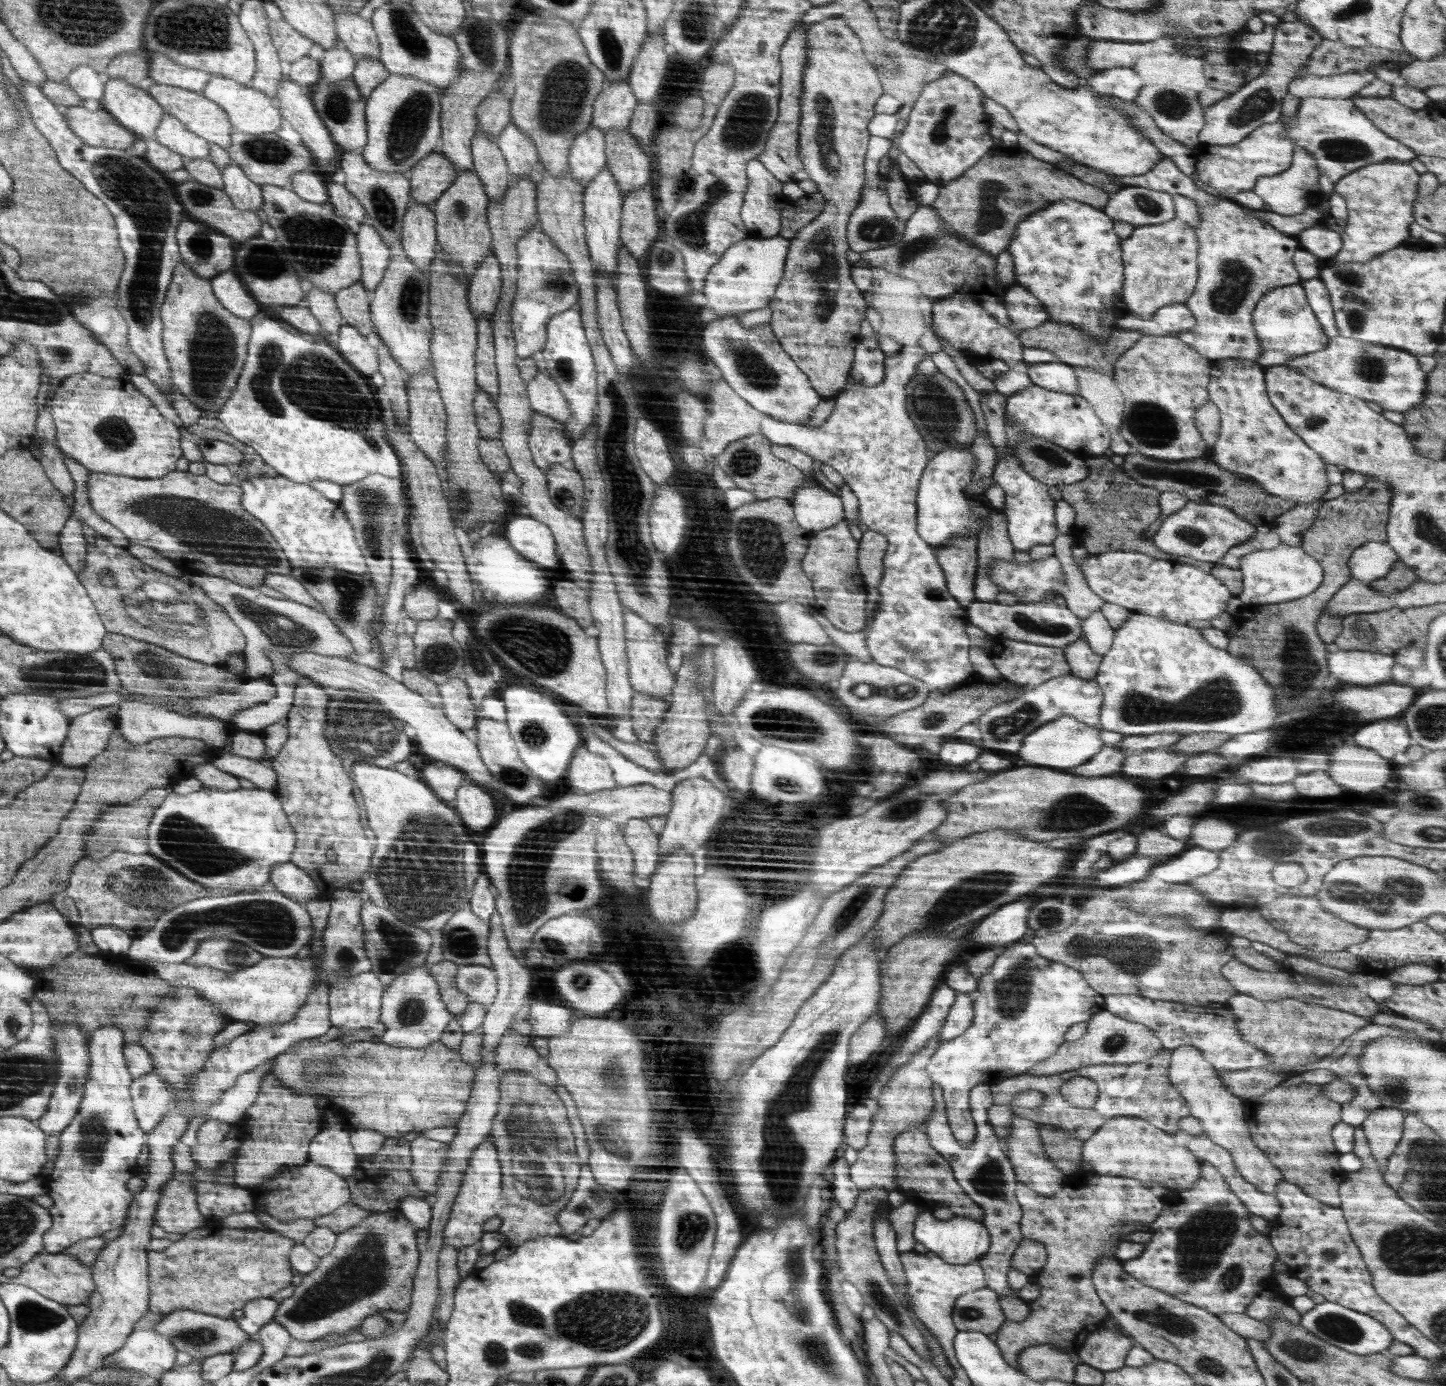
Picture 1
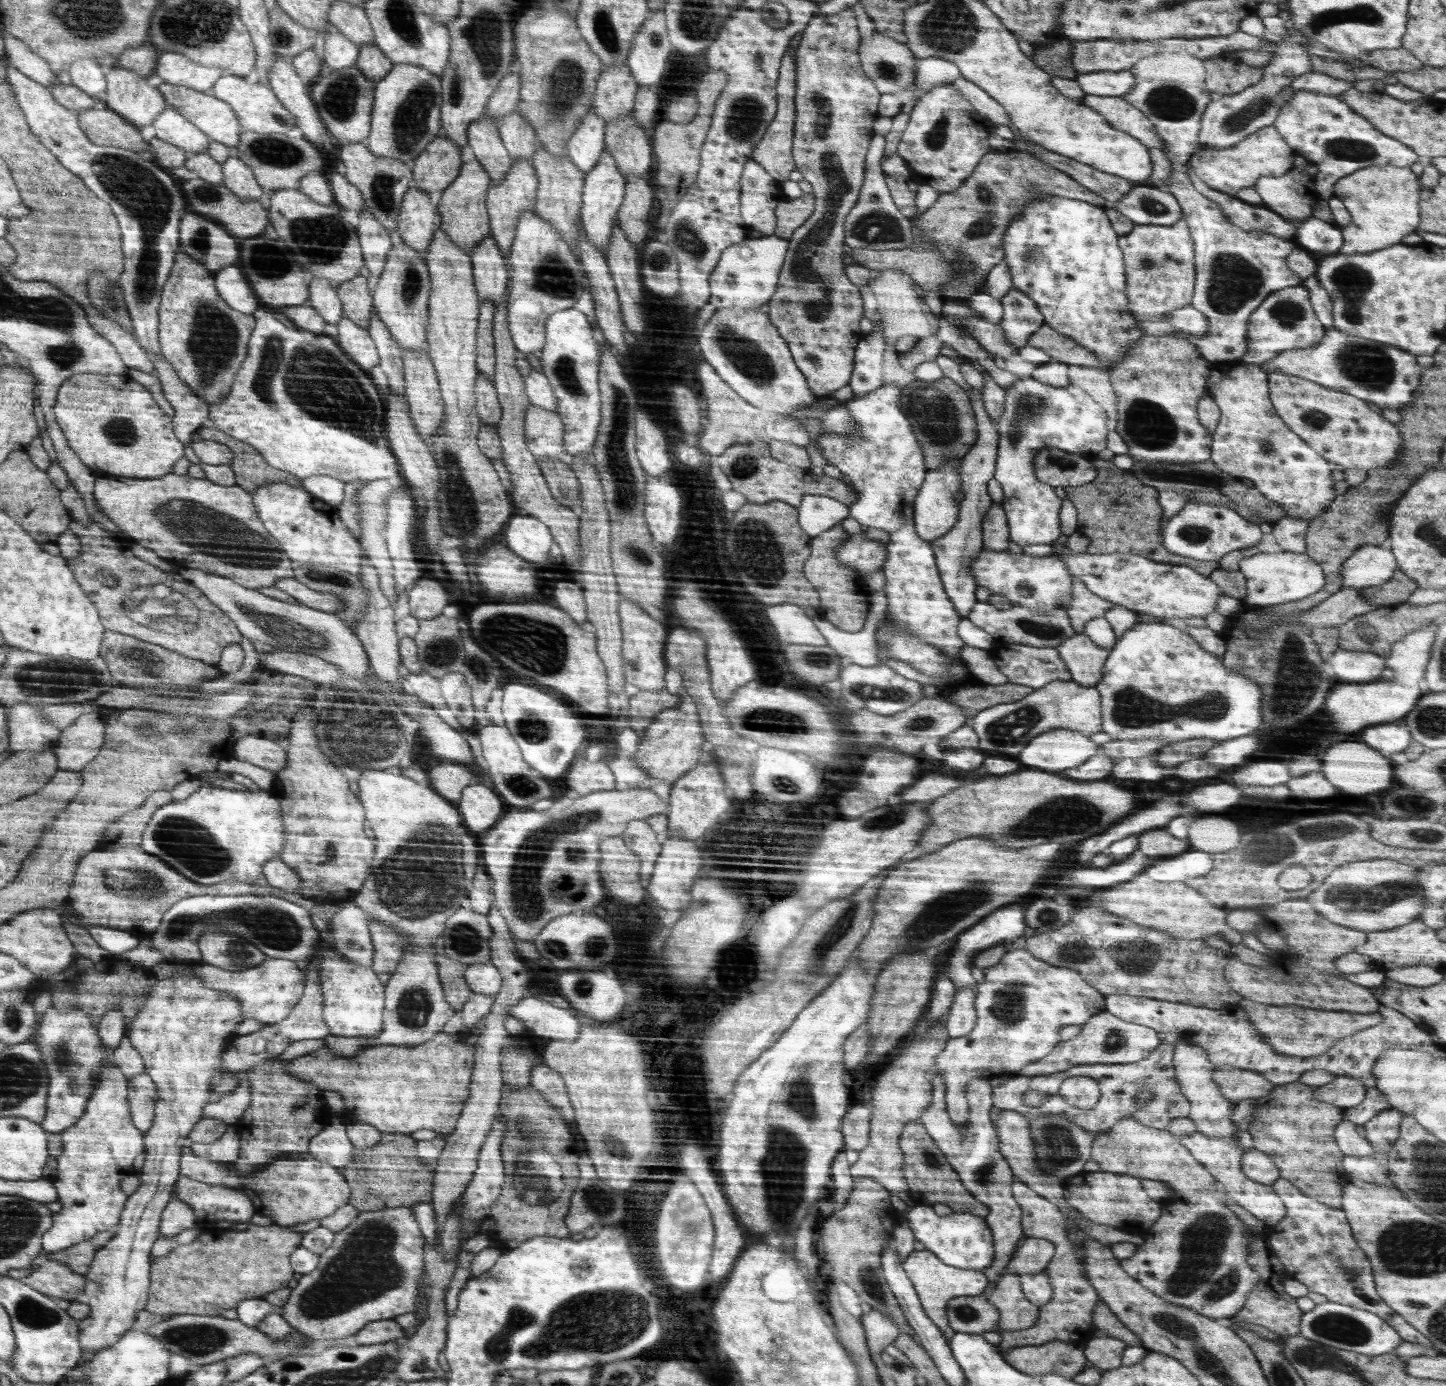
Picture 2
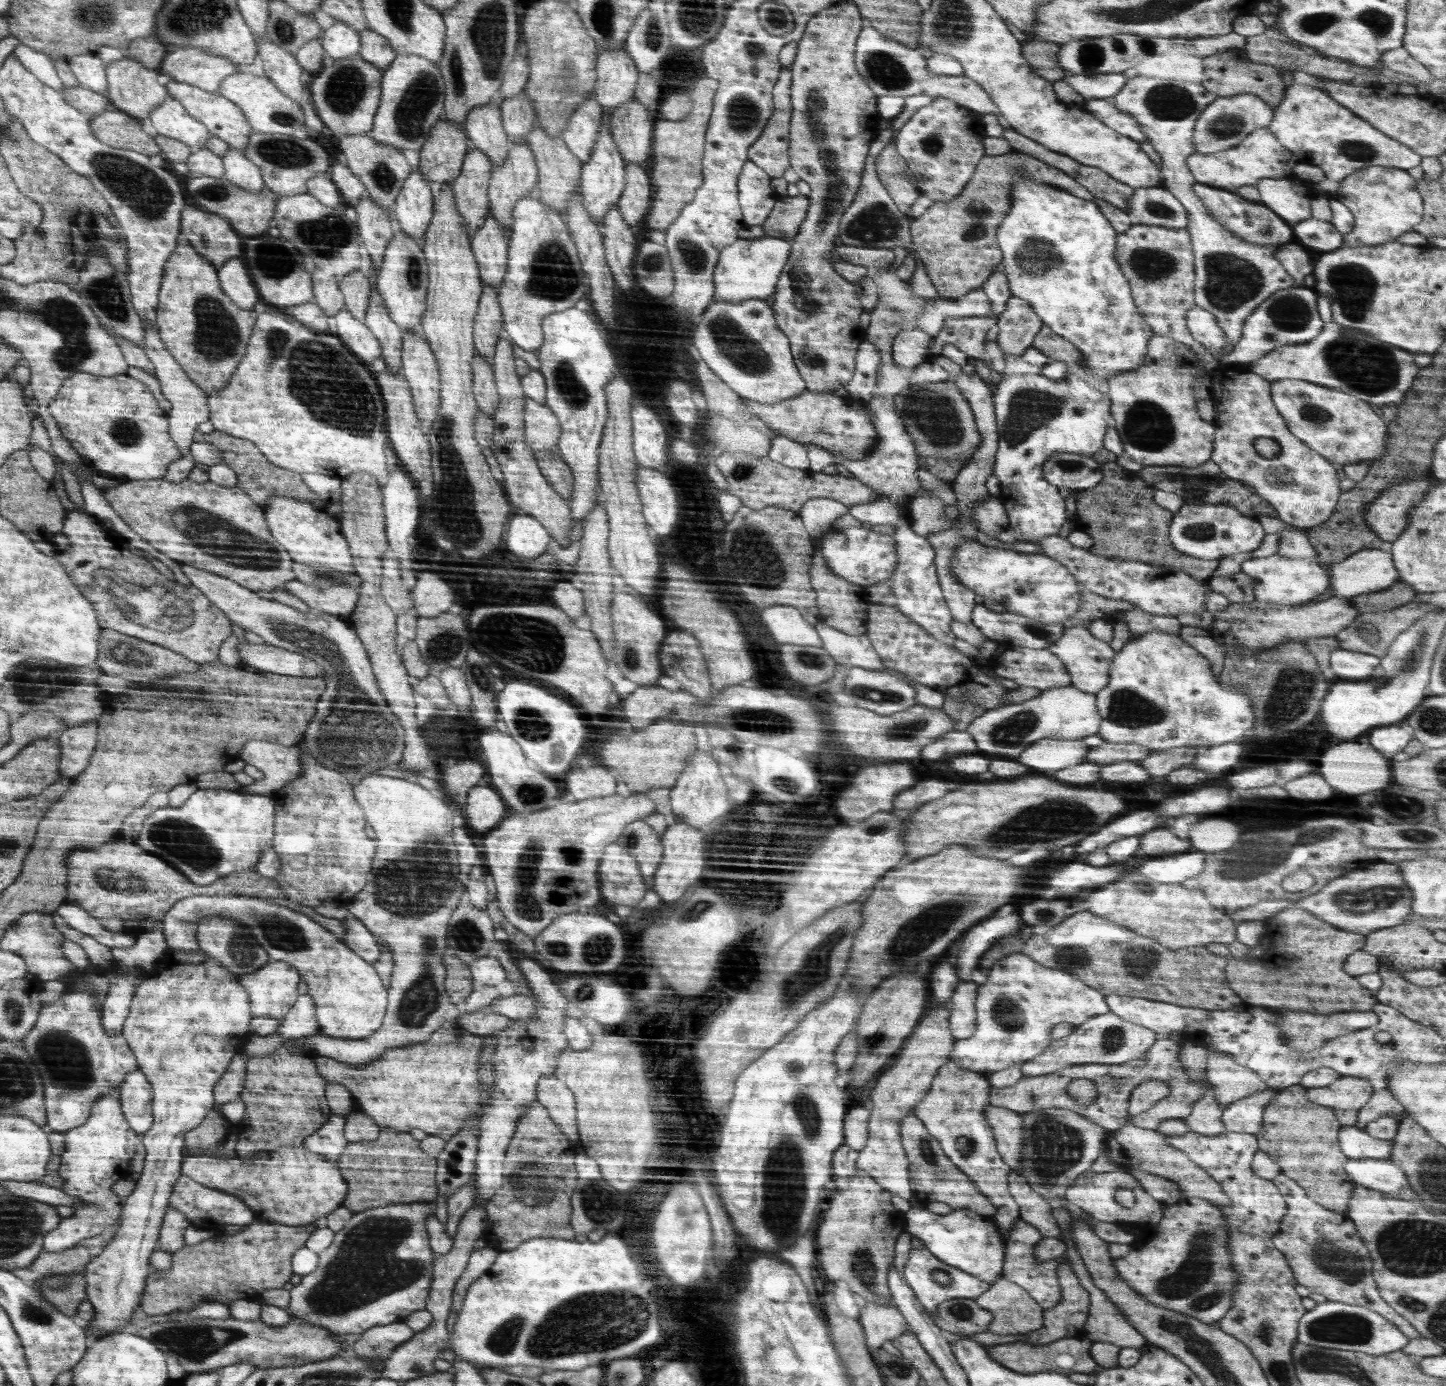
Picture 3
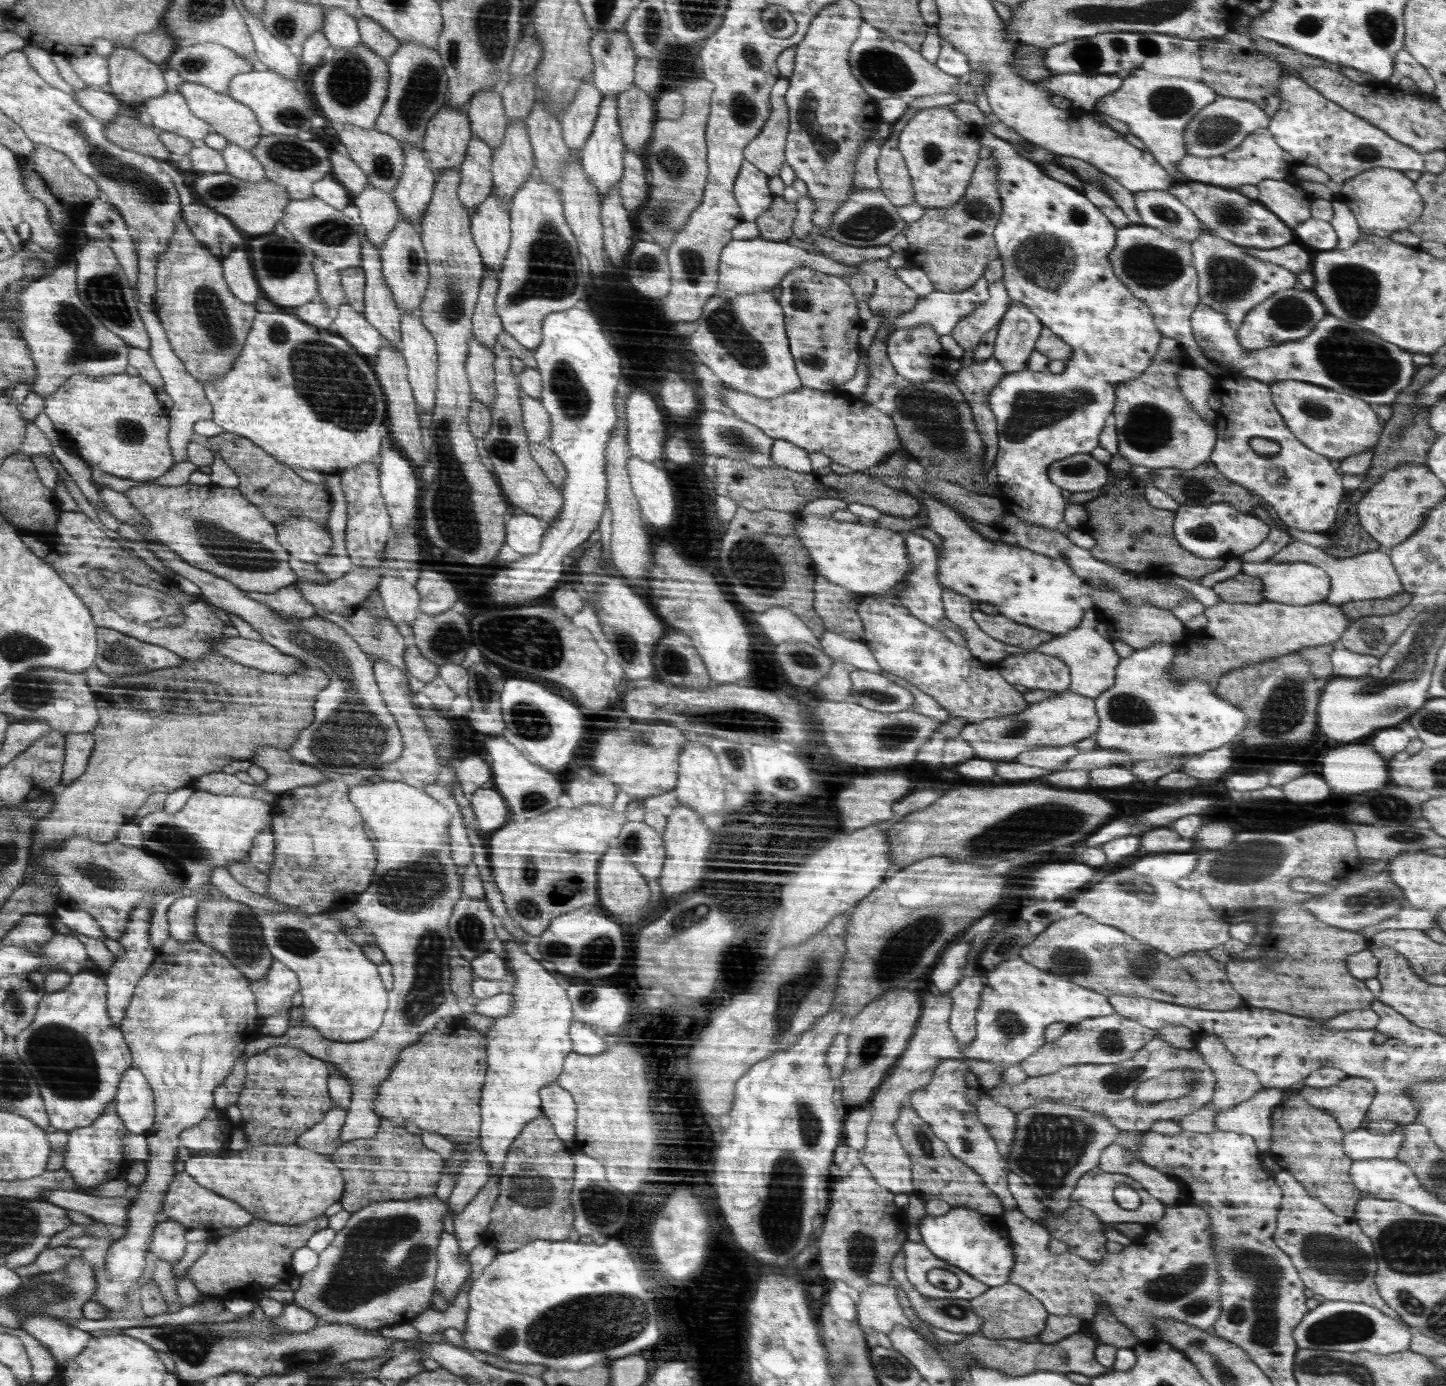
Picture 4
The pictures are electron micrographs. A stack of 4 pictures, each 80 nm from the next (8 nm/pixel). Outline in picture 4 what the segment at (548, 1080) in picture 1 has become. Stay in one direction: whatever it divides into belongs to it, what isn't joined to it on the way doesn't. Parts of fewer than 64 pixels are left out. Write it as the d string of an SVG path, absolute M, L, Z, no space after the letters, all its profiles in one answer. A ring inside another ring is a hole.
M557 1081L544 1086L540 1090L542 1112L554 1124L555 1133L559 1135L569 1147L574 1147L574 1126L576 1126L576 1104L570 1096L571 1092L560 1086Z

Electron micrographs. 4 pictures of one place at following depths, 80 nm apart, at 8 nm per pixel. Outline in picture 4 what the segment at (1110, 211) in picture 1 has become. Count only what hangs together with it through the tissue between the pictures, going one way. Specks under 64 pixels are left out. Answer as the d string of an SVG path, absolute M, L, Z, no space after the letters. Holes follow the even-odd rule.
M1168 190L1140 191L1133 195L1140 224L1157 228L1161 233L1187 240L1190 244L1199 237L1201 222Z

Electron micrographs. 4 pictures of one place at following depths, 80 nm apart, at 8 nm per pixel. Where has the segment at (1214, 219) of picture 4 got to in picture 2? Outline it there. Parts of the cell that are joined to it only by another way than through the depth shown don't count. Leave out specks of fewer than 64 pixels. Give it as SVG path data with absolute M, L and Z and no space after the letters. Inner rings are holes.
M1188 166L1188 173L1190 173L1194 188L1203 197L1216 203L1227 216L1225 219L1245 231L1262 231L1288 241L1294 239L1299 226L1304 221L1302 219L1284 218L1266 206L1252 206L1236 196L1233 197L1219 190L1214 190L1203 179L1196 176L1196 172L1190 166Z

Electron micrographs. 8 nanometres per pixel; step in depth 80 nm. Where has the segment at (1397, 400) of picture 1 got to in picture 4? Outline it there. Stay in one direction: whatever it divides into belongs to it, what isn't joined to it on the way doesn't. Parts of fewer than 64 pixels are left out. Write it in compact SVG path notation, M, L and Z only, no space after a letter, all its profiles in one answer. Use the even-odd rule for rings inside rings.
M1199 303L1194 308L1190 323L1194 340L1206 358L1218 361L1231 372L1236 370L1237 374L1269 384L1304 381L1352 394L1369 405L1391 405L1417 371L1410 352L1330 314L1325 314L1308 337L1256 351L1242 349L1238 334L1228 324L1226 316L1204 304Z

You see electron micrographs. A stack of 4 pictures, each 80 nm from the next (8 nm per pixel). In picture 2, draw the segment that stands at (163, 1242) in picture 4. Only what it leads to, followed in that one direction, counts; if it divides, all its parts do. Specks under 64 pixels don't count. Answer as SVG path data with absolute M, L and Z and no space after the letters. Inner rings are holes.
M173 1192L171 1200L163 1210L162 1222L159 1226L160 1235L166 1240L172 1240L183 1230L195 1228L198 1224L199 1220L195 1217L195 1210L192 1210L192 1207L184 1201L180 1201Z

